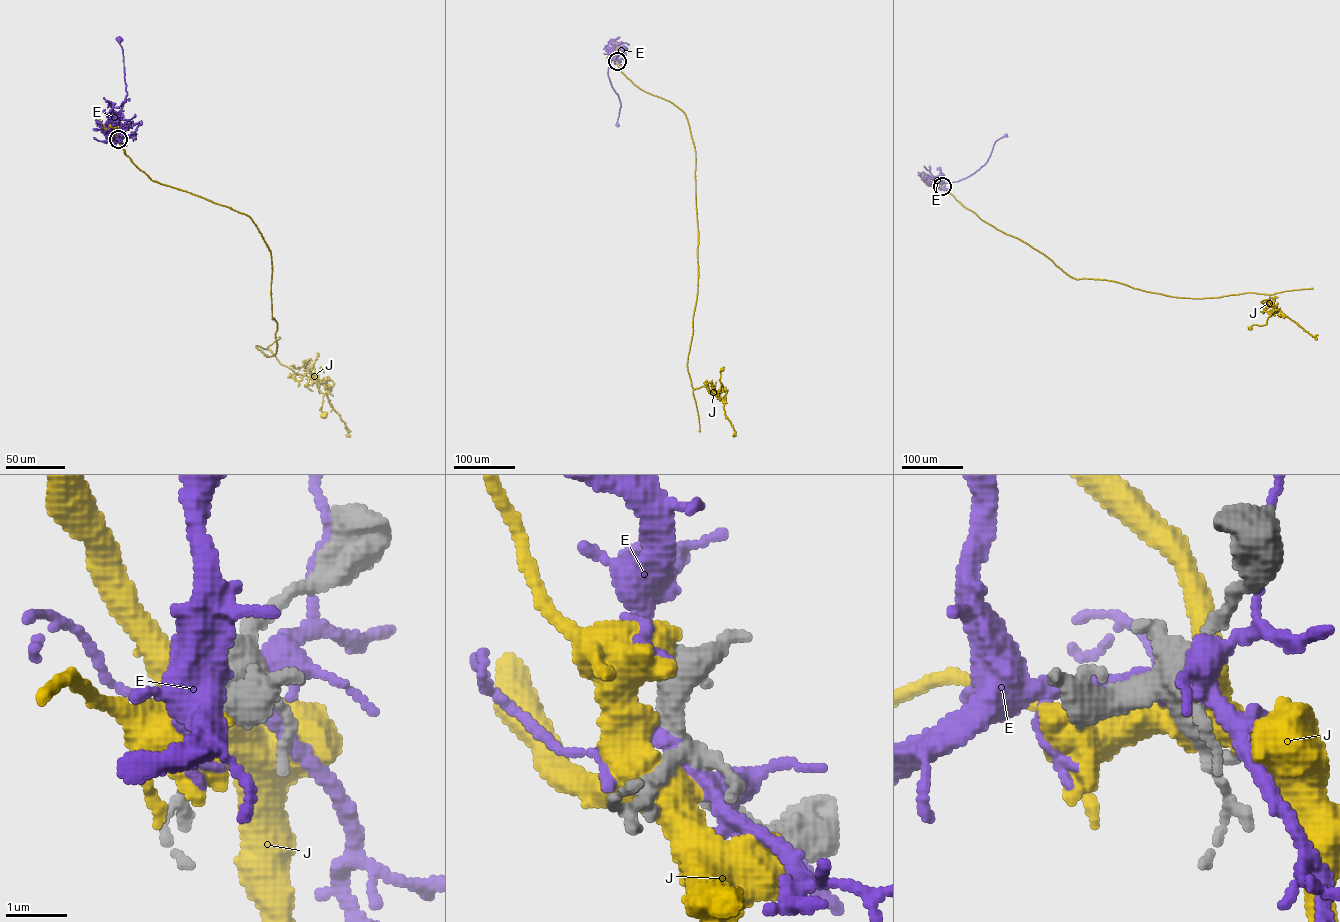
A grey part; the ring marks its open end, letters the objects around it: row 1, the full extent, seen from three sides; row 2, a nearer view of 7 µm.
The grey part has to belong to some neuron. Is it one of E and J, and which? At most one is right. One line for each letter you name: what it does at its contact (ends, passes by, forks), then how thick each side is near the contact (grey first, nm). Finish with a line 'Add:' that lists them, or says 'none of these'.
Add: none of these

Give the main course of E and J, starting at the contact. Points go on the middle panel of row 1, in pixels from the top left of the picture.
E: (617, 61), (613, 54), (608, 76), (620, 103), (617, 124)
J: (617, 61), (687, 119), (698, 231), (693, 388), (717, 397), (722, 369)

